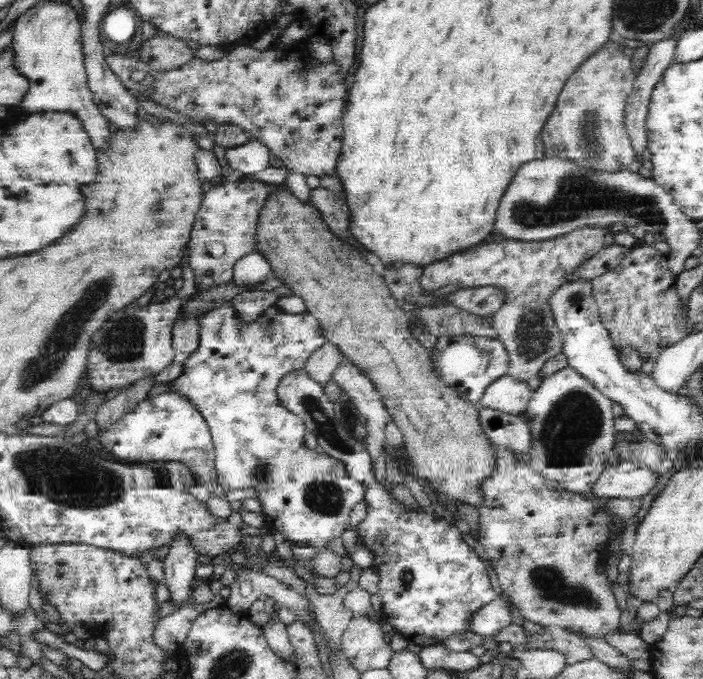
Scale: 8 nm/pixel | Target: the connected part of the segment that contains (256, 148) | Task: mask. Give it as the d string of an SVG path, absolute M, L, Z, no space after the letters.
M258 140L248 141L242 146L226 149L226 162L228 166L240 172L240 175L254 175L269 168L269 150L265 144Z

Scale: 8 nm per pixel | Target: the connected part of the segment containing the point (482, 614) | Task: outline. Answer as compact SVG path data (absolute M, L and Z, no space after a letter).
M496 595L488 604L481 606L467 622L467 631L478 636L492 637L500 629L512 623L511 602L503 595Z

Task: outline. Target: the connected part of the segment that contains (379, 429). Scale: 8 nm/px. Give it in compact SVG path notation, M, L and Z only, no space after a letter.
M343 354L341 355L339 365L332 373L331 380L334 381L339 388L350 397L350 399L352 399L352 402L356 405L358 411L360 411L360 414L366 417L366 448L368 449L368 453L370 453L370 458L373 462L374 476L378 479L378 481L382 481L382 483L385 484L387 474L385 469L386 453L384 452L384 445L386 443L384 425L388 421L392 421L391 416L387 413L385 406L382 404L380 395L371 383L371 380Z

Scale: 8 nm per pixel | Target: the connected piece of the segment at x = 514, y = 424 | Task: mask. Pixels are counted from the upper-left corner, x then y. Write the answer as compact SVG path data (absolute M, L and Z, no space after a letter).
M481 406L478 418L492 444L516 454L526 454L530 444L530 429L521 415Z

